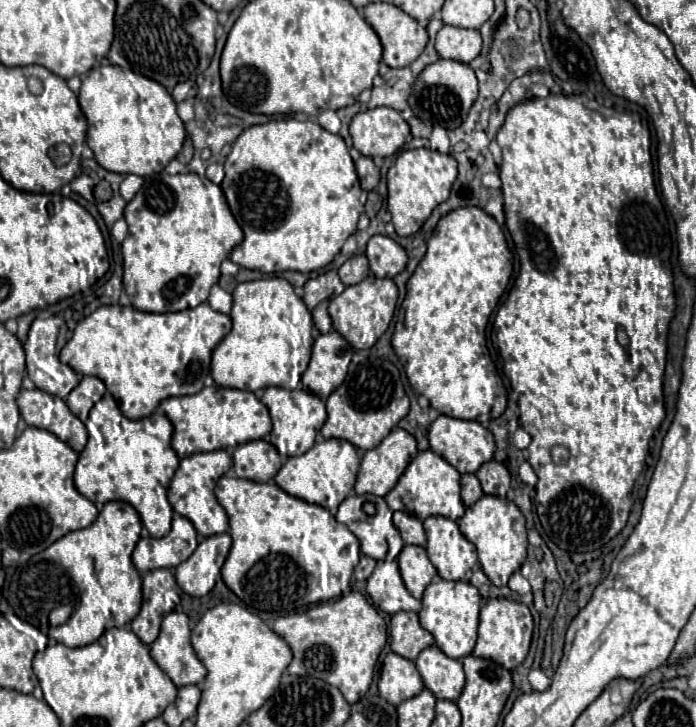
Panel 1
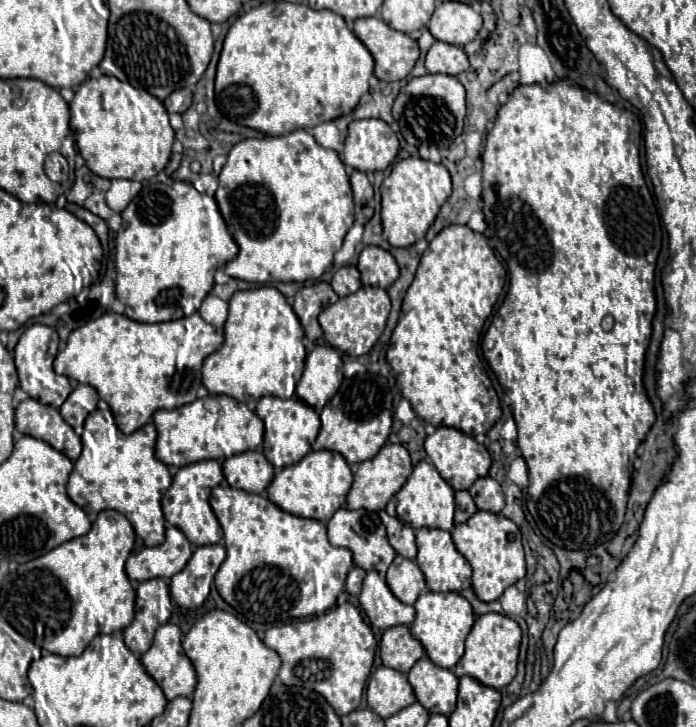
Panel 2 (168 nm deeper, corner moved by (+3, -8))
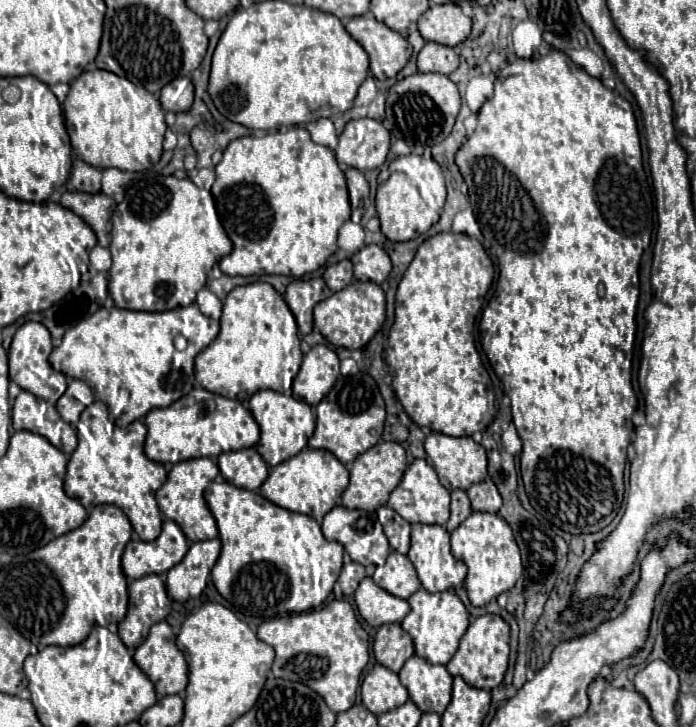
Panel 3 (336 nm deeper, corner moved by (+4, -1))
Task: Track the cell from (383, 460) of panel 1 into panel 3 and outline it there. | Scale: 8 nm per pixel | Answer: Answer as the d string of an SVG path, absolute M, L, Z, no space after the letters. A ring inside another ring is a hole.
M383 440L377 442L373 448L369 448L367 452L359 454L359 458L355 458L351 466L351 482L343 492L341 504L349 510L377 510L387 502L389 494L397 488L399 480L403 478L405 466L407 466L407 458L401 444L383 442Z

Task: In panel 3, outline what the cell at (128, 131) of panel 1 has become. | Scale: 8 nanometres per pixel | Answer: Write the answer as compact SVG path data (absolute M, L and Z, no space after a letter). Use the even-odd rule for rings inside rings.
M107 70L83 72L71 82L69 94L63 102L63 116L75 154L95 168L119 168L125 172L139 172L151 168L161 158L163 134L167 130L165 112L151 92L147 92L143 86L131 84L127 78L119 78L117 74Z

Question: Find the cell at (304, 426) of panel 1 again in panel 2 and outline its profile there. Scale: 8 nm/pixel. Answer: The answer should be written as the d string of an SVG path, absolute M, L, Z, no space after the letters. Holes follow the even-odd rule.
M262 397L256 405L256 415L264 421L264 455L276 467L282 469L286 465L294 465L300 461L312 447L318 431L320 417L318 413L300 399L278 399L278 397Z

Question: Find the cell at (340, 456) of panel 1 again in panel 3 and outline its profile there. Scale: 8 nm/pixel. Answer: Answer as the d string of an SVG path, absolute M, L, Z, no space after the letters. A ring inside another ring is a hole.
M305 448L297 456L271 468L267 480L261 486L261 496L285 510L301 512L321 522L323 516L333 506L337 506L347 484L349 484L349 470L331 452Z

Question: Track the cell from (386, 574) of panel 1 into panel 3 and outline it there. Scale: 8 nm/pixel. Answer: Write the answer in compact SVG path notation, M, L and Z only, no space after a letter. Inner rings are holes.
M365 578L355 590L355 604L361 618L373 628L383 624L399 624L411 610L407 600L385 592L371 578Z

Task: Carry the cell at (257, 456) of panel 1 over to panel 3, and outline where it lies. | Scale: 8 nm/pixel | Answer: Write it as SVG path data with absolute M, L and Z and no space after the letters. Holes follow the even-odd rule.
M245 448L237 452L225 452L217 458L217 466L221 476L239 488L259 490L259 486L267 478L267 464L257 454L255 448Z

